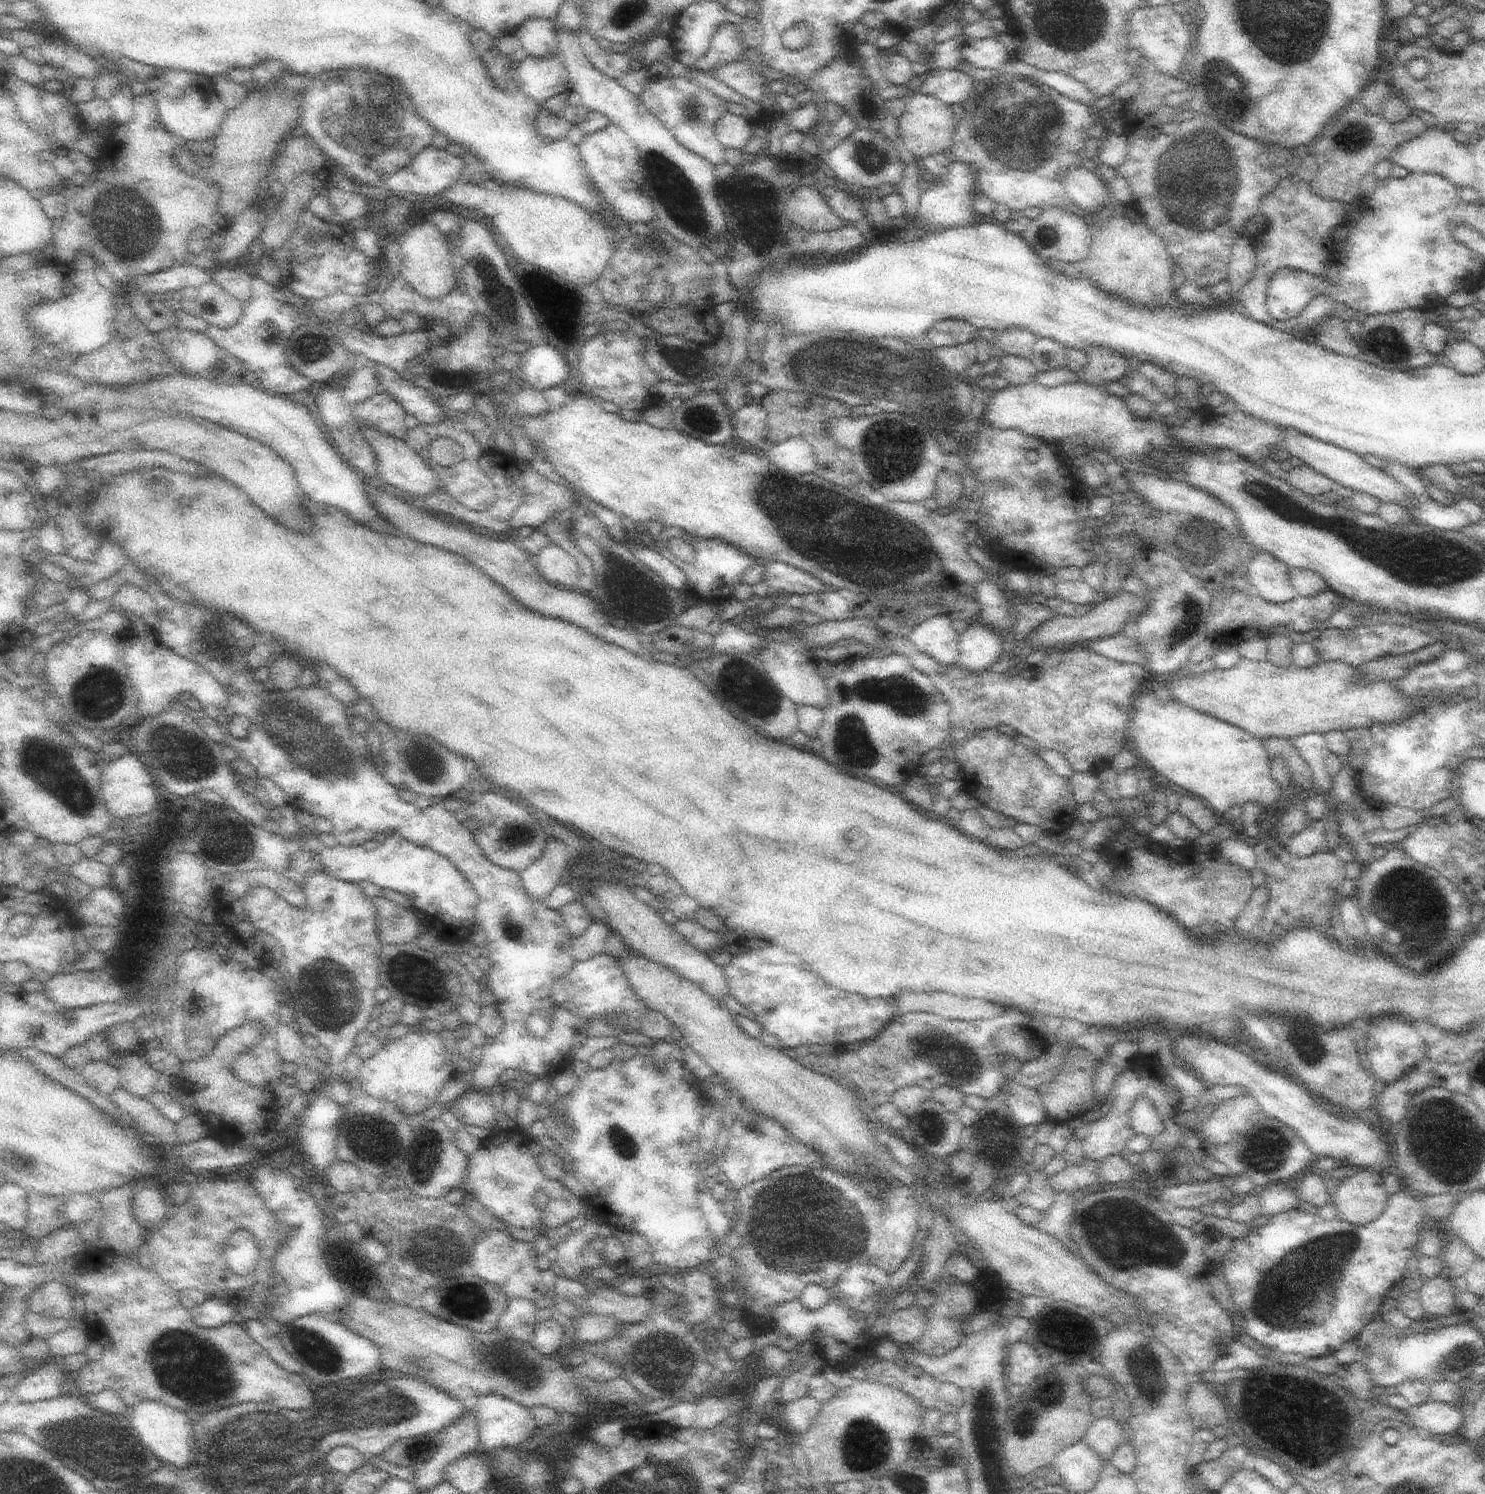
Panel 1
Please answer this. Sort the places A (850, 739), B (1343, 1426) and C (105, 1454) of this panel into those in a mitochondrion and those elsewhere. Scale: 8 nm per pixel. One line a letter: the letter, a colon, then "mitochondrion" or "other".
A: mitochondrion
B: other
C: mitochondrion

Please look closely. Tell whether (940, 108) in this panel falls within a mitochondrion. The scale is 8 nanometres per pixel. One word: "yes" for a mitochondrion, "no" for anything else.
no

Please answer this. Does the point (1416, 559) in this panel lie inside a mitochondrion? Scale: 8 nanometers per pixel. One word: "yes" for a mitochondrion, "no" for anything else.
yes

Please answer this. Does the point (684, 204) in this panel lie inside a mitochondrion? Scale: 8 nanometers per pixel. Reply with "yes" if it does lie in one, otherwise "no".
yes

